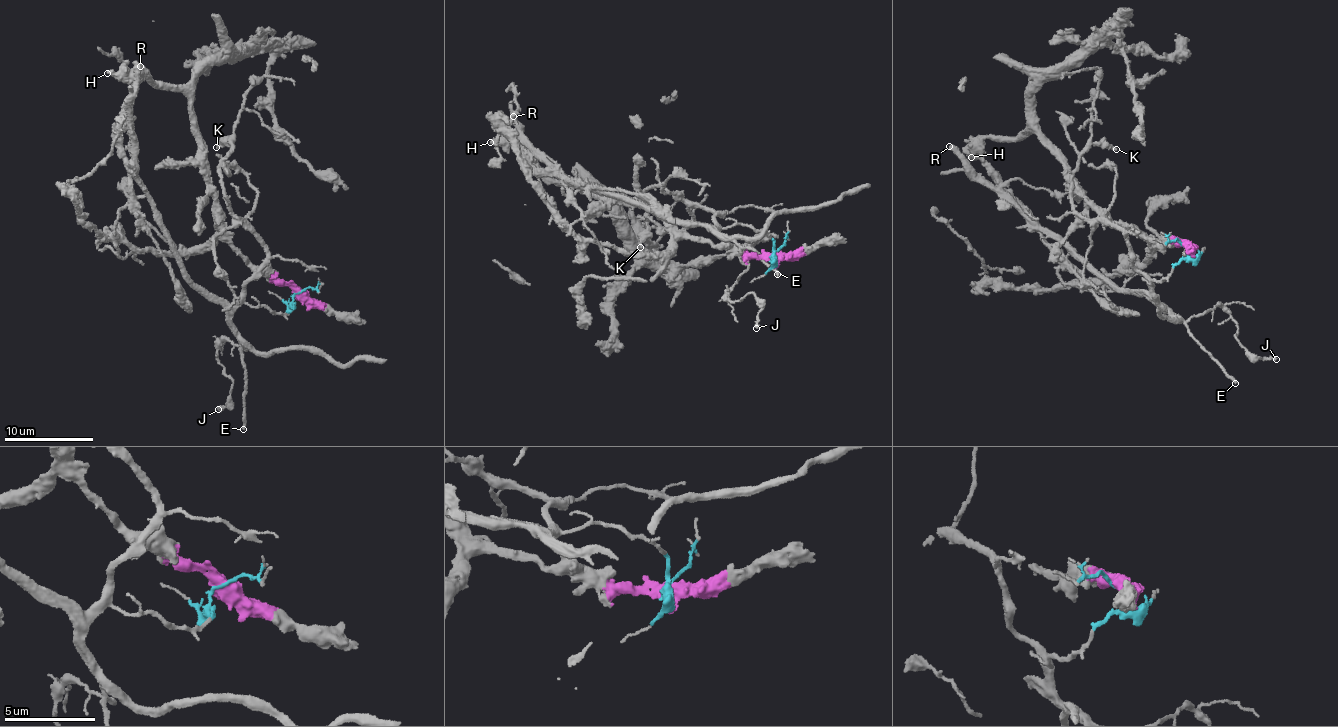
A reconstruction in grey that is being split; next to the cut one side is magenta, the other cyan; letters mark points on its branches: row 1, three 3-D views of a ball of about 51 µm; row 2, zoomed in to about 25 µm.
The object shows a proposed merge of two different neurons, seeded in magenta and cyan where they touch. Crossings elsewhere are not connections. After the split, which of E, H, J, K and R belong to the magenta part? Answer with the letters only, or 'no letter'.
H

